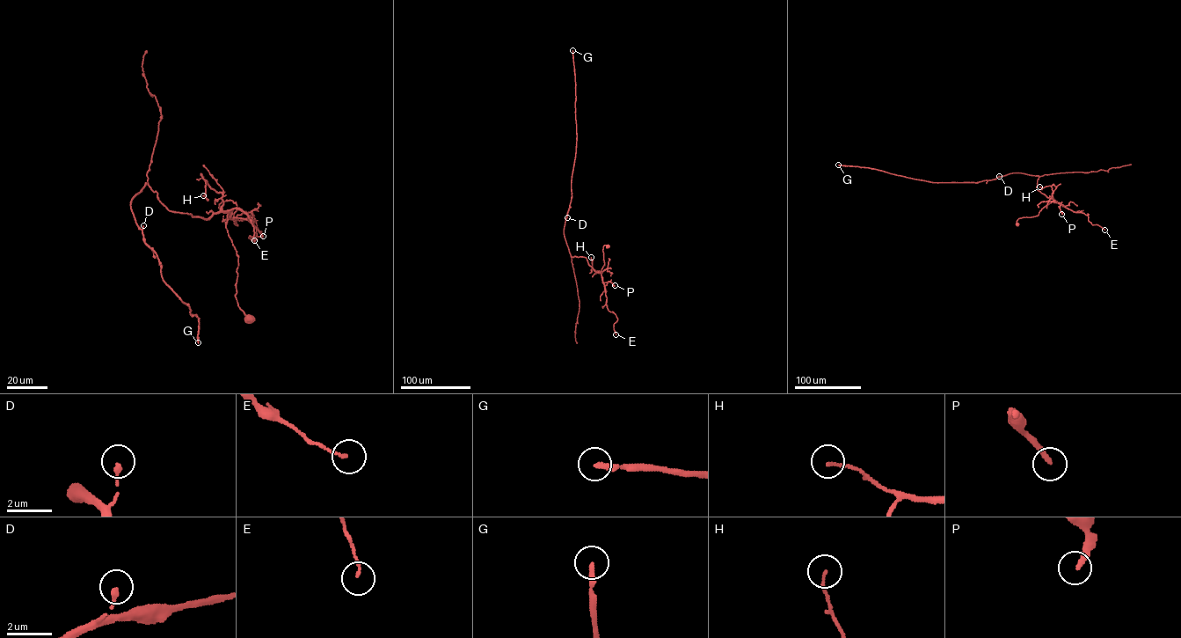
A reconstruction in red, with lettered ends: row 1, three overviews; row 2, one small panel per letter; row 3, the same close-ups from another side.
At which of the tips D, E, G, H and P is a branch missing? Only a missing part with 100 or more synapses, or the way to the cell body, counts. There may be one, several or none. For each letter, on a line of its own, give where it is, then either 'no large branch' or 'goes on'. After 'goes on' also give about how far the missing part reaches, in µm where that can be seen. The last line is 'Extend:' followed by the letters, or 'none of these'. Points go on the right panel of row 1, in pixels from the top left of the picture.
D: place (999, 176); no large branch
E: place (1104, 230); no large branch
G: place (838, 164); goes on; missing 400 µm
H: place (1039, 186); no large branch
P: place (1061, 214); no large branch
Extend: G

